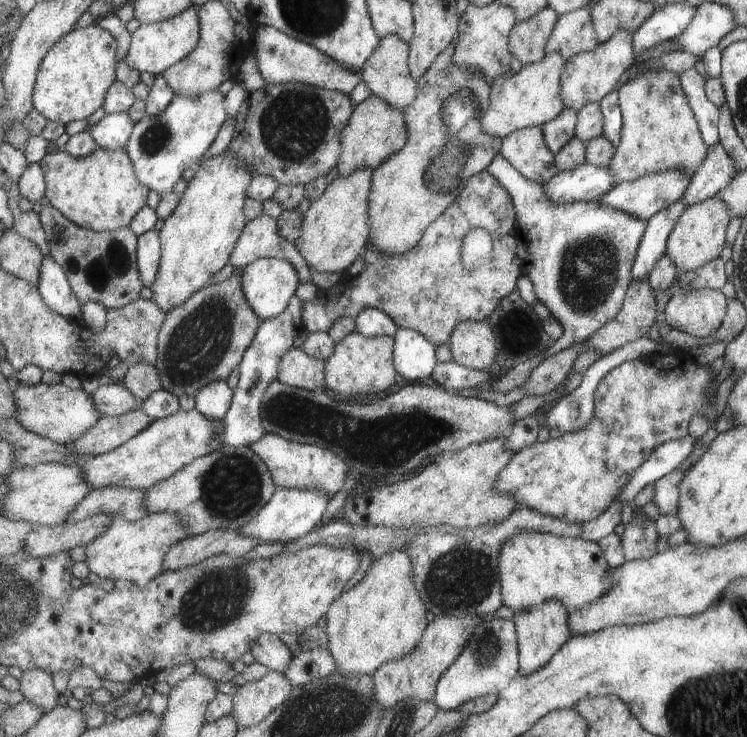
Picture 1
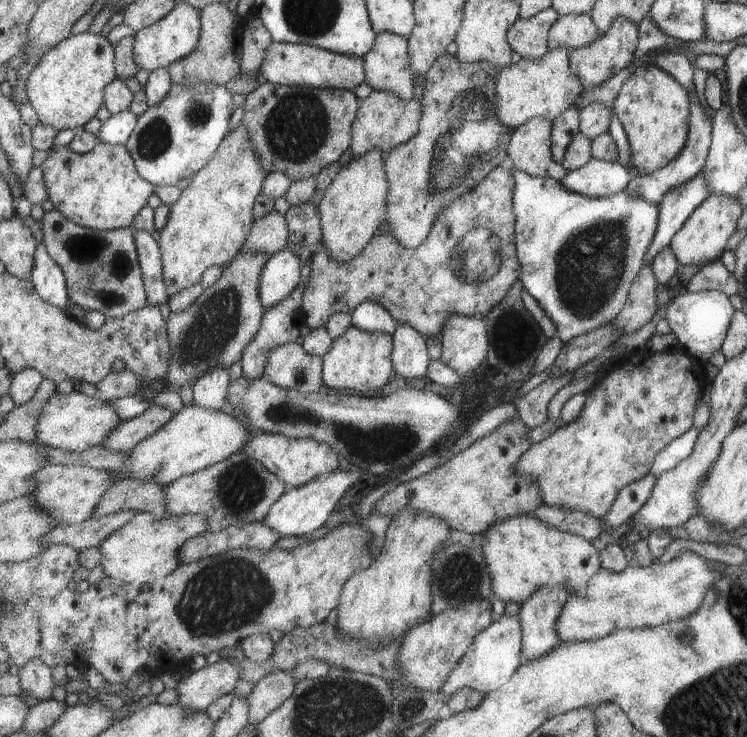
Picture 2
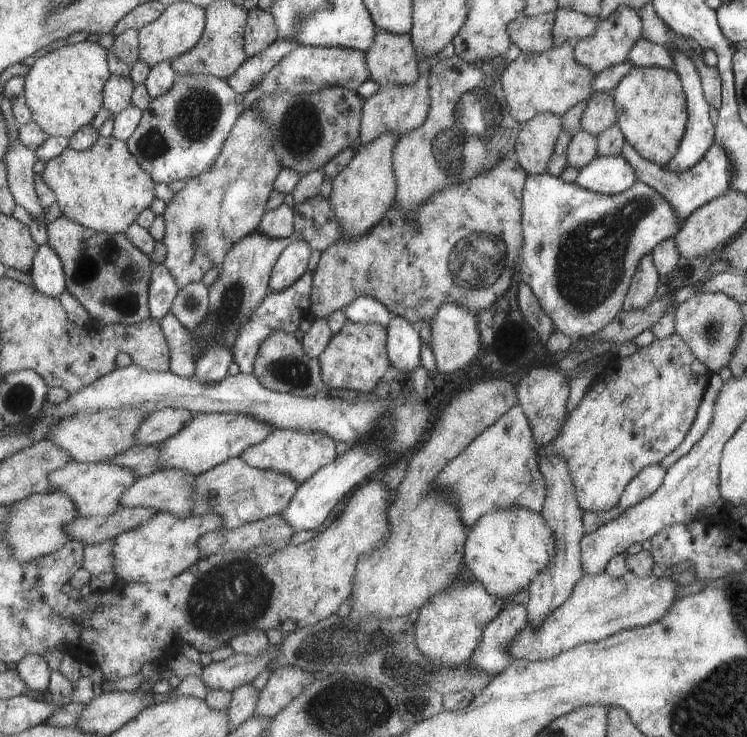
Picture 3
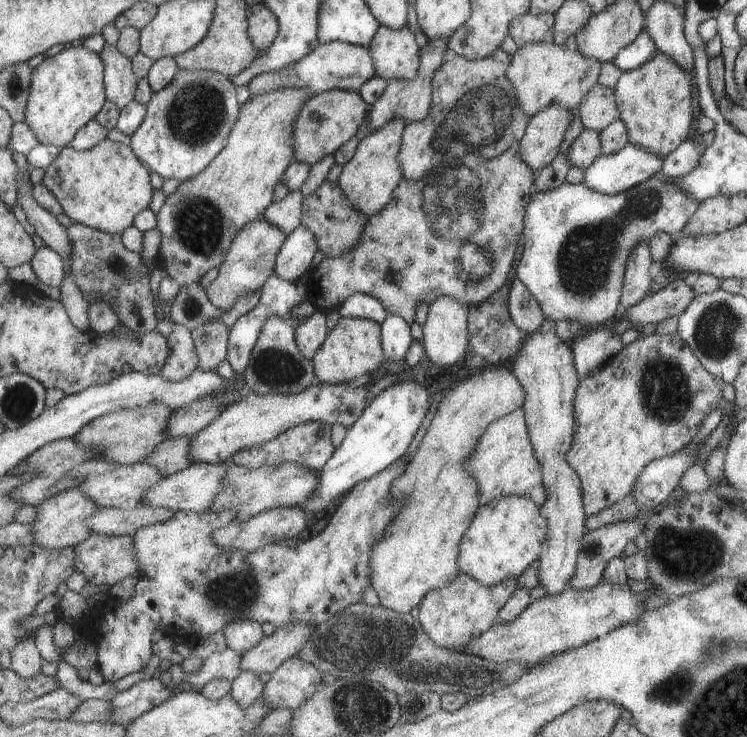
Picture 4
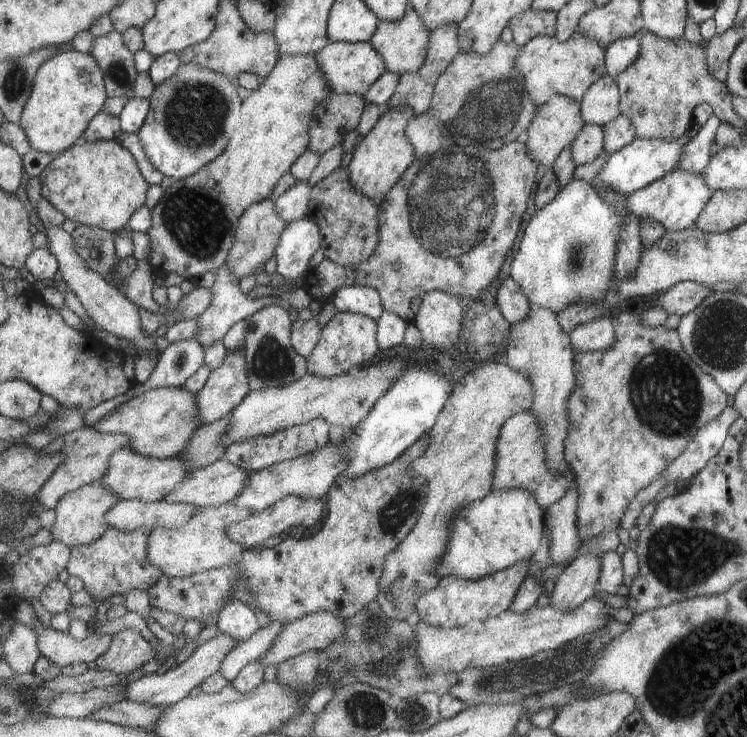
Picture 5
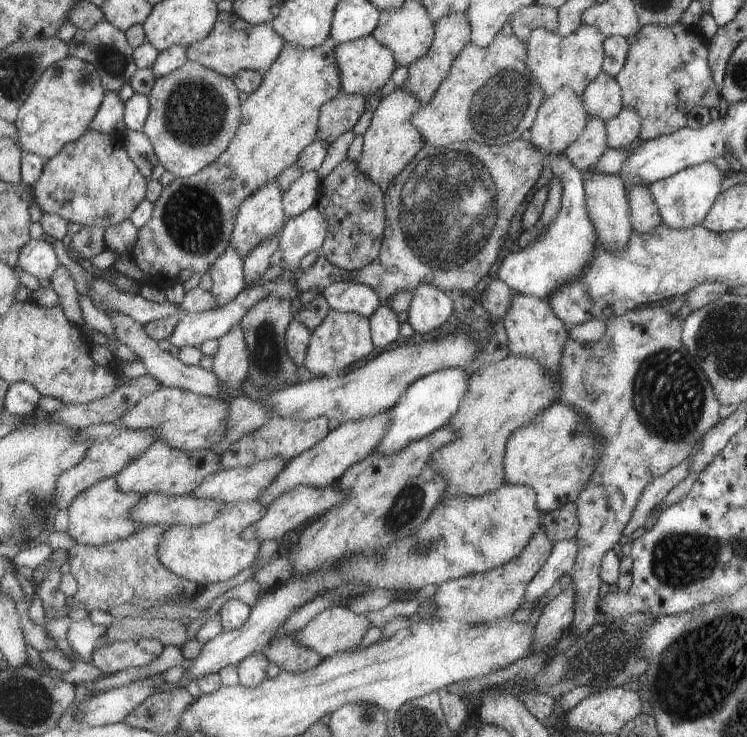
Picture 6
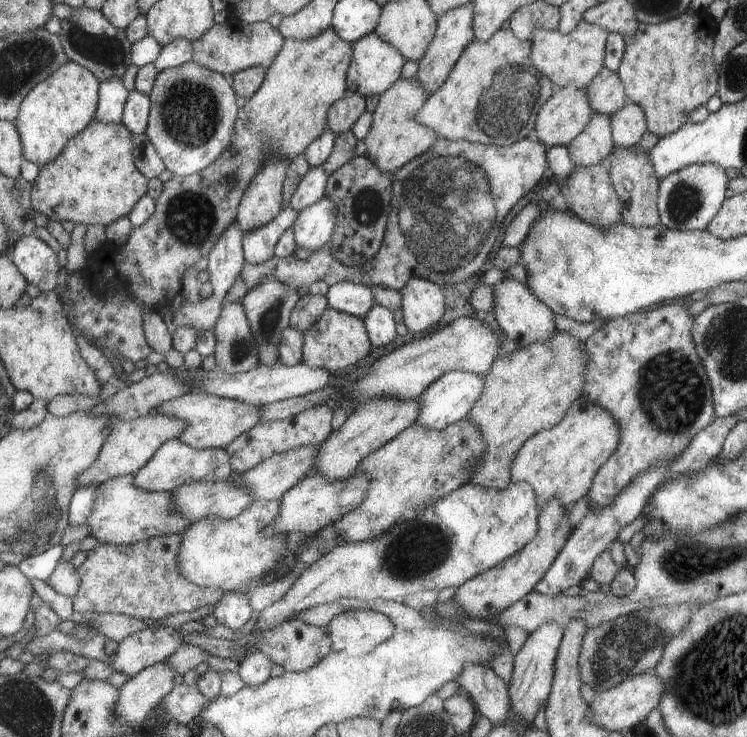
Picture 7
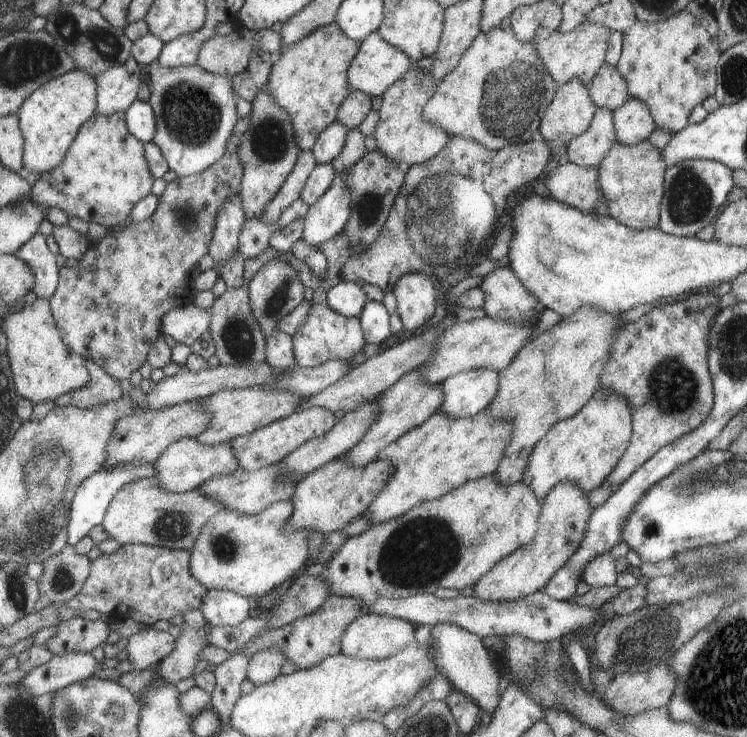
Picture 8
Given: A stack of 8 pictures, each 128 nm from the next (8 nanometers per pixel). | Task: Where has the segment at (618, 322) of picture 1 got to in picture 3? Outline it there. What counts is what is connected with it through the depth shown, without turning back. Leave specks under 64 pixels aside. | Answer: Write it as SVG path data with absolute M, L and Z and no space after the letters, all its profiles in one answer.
M647 253L639 259L630 288L622 302L623 310L640 309L653 298L653 292L657 288L657 269L653 266L651 257L651 253Z

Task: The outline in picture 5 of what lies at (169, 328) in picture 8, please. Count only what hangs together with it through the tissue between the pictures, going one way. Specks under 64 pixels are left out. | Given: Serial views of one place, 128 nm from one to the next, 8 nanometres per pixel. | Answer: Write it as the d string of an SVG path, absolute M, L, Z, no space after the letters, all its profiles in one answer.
M223 263L221 267L216 268L215 278L213 284L210 286L210 303L205 306L205 310L201 311L201 314L195 316L197 319L198 327L196 335L193 337L197 339L201 344L202 348L211 343L221 341L225 331L237 321L244 319L247 315L253 314L256 310L260 310L263 306L270 304L280 305L287 312L290 310L290 305L287 300L281 300L274 297L257 297L249 298L246 294L241 292L238 285L238 280L234 277L234 274L230 271L230 268Z

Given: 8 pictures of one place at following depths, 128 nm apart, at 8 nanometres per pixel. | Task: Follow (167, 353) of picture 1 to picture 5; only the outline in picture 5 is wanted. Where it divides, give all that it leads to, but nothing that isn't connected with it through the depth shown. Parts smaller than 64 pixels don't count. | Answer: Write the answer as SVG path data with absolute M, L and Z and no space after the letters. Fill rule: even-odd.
M267 197L259 202L251 203L245 211L242 212L238 220L238 228L234 234L233 246L229 250L229 257L226 259L226 265L239 280L247 273L252 273L261 269L266 260L274 255L275 247L278 246L278 240L285 230L285 222L276 211L275 202ZM194 286L186 295L183 295L178 303L172 305L172 309L166 313L152 313L148 308L137 307L140 314L141 328L149 335L154 336L155 330L161 324L171 326L174 322L185 318L193 318L205 310L210 303L210 289Z

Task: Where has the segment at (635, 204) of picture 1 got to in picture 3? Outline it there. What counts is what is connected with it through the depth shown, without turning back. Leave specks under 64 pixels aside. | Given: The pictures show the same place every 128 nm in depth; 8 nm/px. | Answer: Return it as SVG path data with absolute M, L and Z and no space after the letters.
M669 49L669 54L673 59L673 69L682 83L682 88L686 93L687 108L689 112L689 120L685 134L682 136L681 142L678 144L678 152L673 156L666 167L670 171L683 172L686 168L691 168L703 155L709 150L711 144L714 143L714 126L709 119L709 102L705 99L702 92L701 76L695 68L694 62L683 51L679 49Z

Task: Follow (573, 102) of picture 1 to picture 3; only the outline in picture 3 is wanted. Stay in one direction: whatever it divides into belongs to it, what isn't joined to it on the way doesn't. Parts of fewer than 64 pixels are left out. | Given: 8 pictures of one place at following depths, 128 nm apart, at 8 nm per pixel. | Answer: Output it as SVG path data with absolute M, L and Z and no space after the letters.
M622 4L617 10L610 12L604 19L598 19L593 34L579 39L573 43L574 59L579 64L585 65L592 74L597 74L603 68L625 62L630 48L640 38L641 20L637 11L629 5Z

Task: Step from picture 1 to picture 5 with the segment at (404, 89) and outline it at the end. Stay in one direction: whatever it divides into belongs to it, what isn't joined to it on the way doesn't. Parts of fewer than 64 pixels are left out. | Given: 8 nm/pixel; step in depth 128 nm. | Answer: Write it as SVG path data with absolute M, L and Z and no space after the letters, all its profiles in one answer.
M409 8L403 13L403 16L396 21L378 21L374 34L368 40L384 60L385 70L400 74L410 72L414 73L423 64L425 50L428 50L427 32L425 24L421 24L420 16L413 8Z

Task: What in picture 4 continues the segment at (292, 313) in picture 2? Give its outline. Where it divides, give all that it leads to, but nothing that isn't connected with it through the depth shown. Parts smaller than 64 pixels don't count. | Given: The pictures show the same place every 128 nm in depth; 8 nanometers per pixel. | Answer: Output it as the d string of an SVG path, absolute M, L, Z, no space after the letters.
M274 272L271 273L265 283L260 288L259 302L245 314L238 316L235 322L228 329L228 339L226 342L225 360L231 365L235 373L242 376L245 365L247 364L249 353L257 340L261 325L264 320L270 316L280 316L289 320L289 308L295 306L299 302L305 300L306 288L305 281L299 280L289 282L279 278Z

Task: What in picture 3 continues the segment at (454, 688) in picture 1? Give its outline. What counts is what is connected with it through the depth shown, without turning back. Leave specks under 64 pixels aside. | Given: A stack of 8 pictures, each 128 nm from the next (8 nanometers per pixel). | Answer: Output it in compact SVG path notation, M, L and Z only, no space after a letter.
M509 603L486 624L479 644L469 658L469 664L476 671L486 672L492 678L499 674L512 660L506 648L526 622L526 606Z

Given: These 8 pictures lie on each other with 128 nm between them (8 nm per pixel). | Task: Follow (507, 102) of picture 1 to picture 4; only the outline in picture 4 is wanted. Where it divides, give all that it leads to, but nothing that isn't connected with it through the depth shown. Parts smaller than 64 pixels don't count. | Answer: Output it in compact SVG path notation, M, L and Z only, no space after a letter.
M574 35L563 44L529 43L516 48L506 68L506 76L514 85L516 99L527 116L533 116L550 104L575 110L586 92L597 82L602 62L583 56L576 45Z

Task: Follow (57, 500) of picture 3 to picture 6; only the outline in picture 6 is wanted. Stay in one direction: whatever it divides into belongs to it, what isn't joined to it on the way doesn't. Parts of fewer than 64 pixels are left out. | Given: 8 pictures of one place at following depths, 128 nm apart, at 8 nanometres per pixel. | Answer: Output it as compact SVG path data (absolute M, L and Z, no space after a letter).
M113 477L101 479L81 492L67 507L67 534L77 544L102 545L119 539L129 539L147 525L130 519L130 509L143 497L143 493L123 492Z

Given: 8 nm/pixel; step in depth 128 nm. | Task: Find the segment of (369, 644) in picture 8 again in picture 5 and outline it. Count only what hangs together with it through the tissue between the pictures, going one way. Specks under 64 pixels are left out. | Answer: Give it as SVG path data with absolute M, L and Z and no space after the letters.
M315 611L283 624L269 650L258 658L263 666L277 666L305 651L323 651L346 632L345 618L329 611Z

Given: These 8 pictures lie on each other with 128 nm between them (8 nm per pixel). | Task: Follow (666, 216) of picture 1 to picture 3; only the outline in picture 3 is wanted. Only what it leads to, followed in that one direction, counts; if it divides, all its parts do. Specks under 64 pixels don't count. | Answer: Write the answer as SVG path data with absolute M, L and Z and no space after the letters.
M627 142L622 144L620 154L634 168L637 180L646 182L651 188L654 188L669 203L681 222L691 214L691 211L729 190L730 162L723 147L715 142L693 167L678 173L670 171L666 165L661 166L641 158L639 153Z

